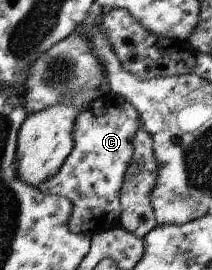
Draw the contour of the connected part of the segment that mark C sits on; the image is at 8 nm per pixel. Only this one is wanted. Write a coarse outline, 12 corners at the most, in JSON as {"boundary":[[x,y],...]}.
{"boundary":[[110,92],[81,110],[76,146],[37,188],[73,204],[69,228],[119,226],[143,118]]}

